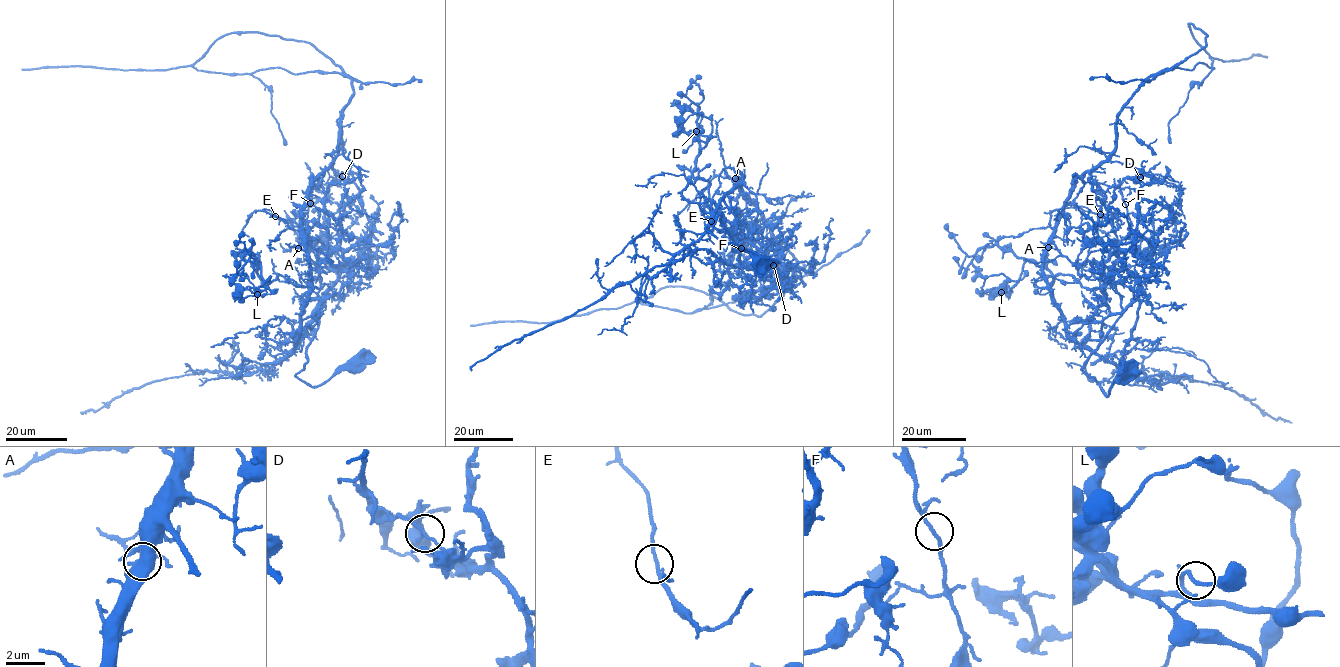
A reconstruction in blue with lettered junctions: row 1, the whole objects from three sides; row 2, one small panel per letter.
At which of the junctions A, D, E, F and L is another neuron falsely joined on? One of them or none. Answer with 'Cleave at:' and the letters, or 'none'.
Cleave at: D

